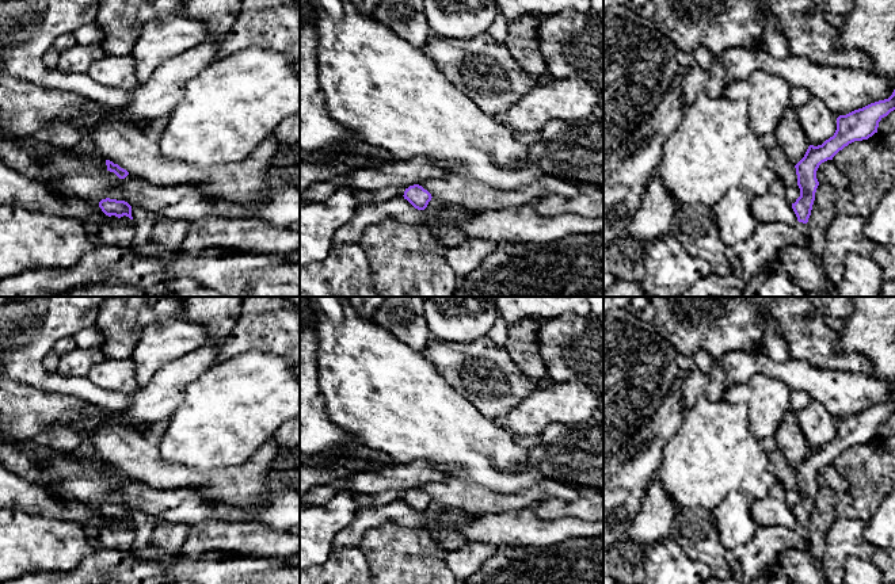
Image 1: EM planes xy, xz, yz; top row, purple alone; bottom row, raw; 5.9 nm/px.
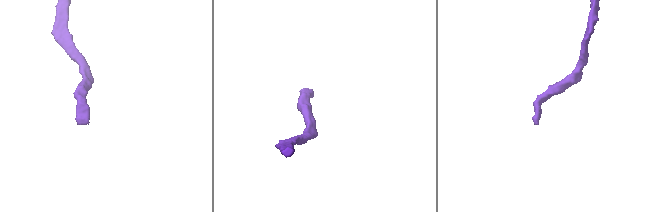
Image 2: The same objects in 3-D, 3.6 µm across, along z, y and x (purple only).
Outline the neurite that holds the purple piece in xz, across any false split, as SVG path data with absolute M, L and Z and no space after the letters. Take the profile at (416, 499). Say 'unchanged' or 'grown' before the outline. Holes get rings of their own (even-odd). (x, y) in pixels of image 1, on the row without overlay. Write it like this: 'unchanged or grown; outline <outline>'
unchanged; outline M419 488L405 492L403 500L418 514L424 514L433 501L431 497Z

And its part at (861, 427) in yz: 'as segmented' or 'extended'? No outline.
extended

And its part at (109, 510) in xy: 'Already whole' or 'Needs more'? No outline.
Already whole

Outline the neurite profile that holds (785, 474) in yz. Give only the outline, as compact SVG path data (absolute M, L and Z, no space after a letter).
M776 447L768 453L769 466L773 474L784 488L785 499L788 505L792 508L800 500L800 492L797 489L797 478L795 467L792 467L784 454Z

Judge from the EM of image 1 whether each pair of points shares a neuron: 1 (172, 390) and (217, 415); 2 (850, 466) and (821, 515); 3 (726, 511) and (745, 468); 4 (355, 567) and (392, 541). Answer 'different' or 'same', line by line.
1: different
2: same
3: different
4: different

